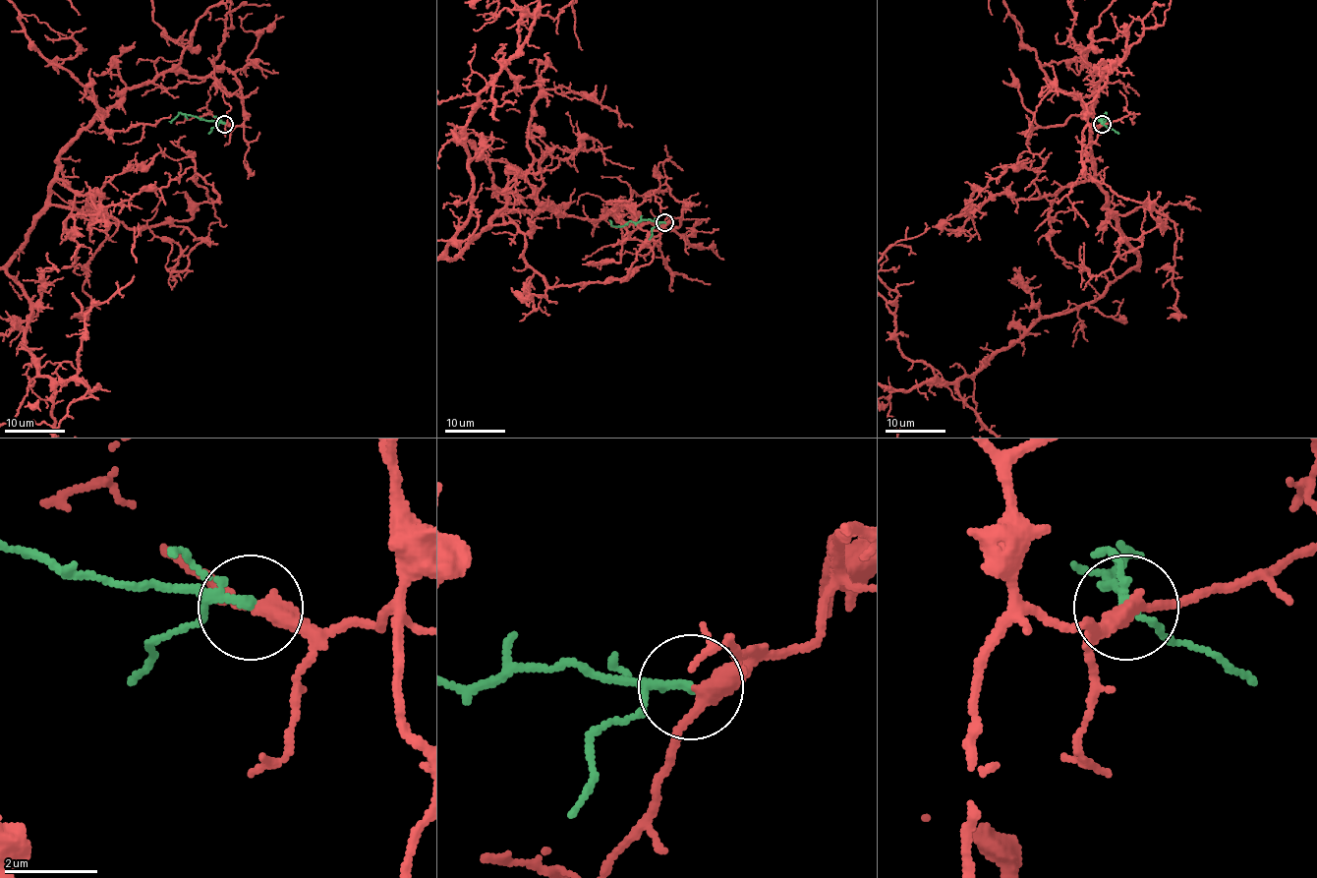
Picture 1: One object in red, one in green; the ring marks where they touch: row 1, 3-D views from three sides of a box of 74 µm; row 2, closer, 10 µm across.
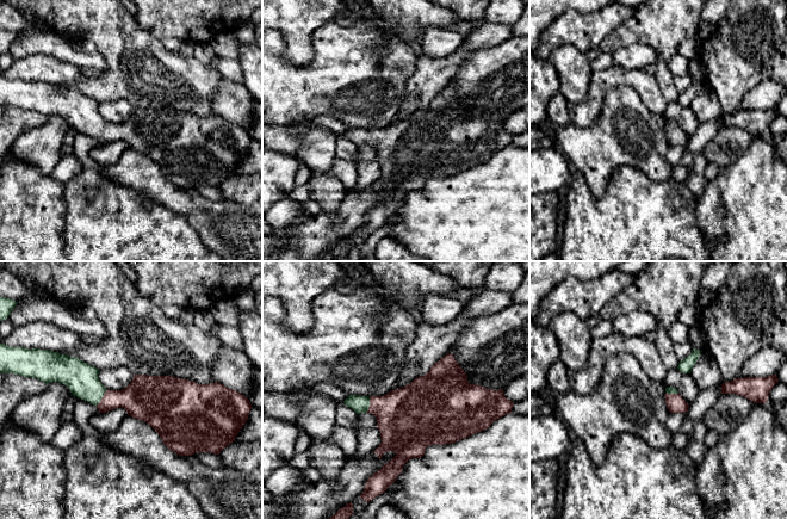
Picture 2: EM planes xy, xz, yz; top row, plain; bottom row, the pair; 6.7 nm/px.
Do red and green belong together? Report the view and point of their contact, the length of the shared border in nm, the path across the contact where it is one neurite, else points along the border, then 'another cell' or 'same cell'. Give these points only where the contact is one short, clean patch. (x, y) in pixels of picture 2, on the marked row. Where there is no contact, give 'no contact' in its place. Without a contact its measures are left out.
meets red in xy at (103, 397); contact 140 nm long; runs through xy (140, 399), (103, 397), (81, 378); same cell

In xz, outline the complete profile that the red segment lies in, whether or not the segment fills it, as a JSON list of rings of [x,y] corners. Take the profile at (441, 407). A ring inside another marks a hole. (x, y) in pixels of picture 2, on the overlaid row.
[[[451,353],[436,362],[426,375],[403,388],[383,396],[349,395],[343,403],[357,414],[371,413],[376,416],[382,443],[374,453],[379,459],[386,451],[396,453],[380,470],[368,477],[360,495],[366,502],[385,493],[402,472],[403,465],[411,458],[421,458],[427,446],[453,444],[487,430],[495,420],[512,413],[514,406],[504,396],[503,389],[491,390],[470,384],[466,373]]]

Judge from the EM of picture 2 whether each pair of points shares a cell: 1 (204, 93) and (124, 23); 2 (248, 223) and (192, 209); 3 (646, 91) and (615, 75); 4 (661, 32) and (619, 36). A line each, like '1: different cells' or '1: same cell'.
1: same cell
2: same cell
3: same cell
4: same cell

